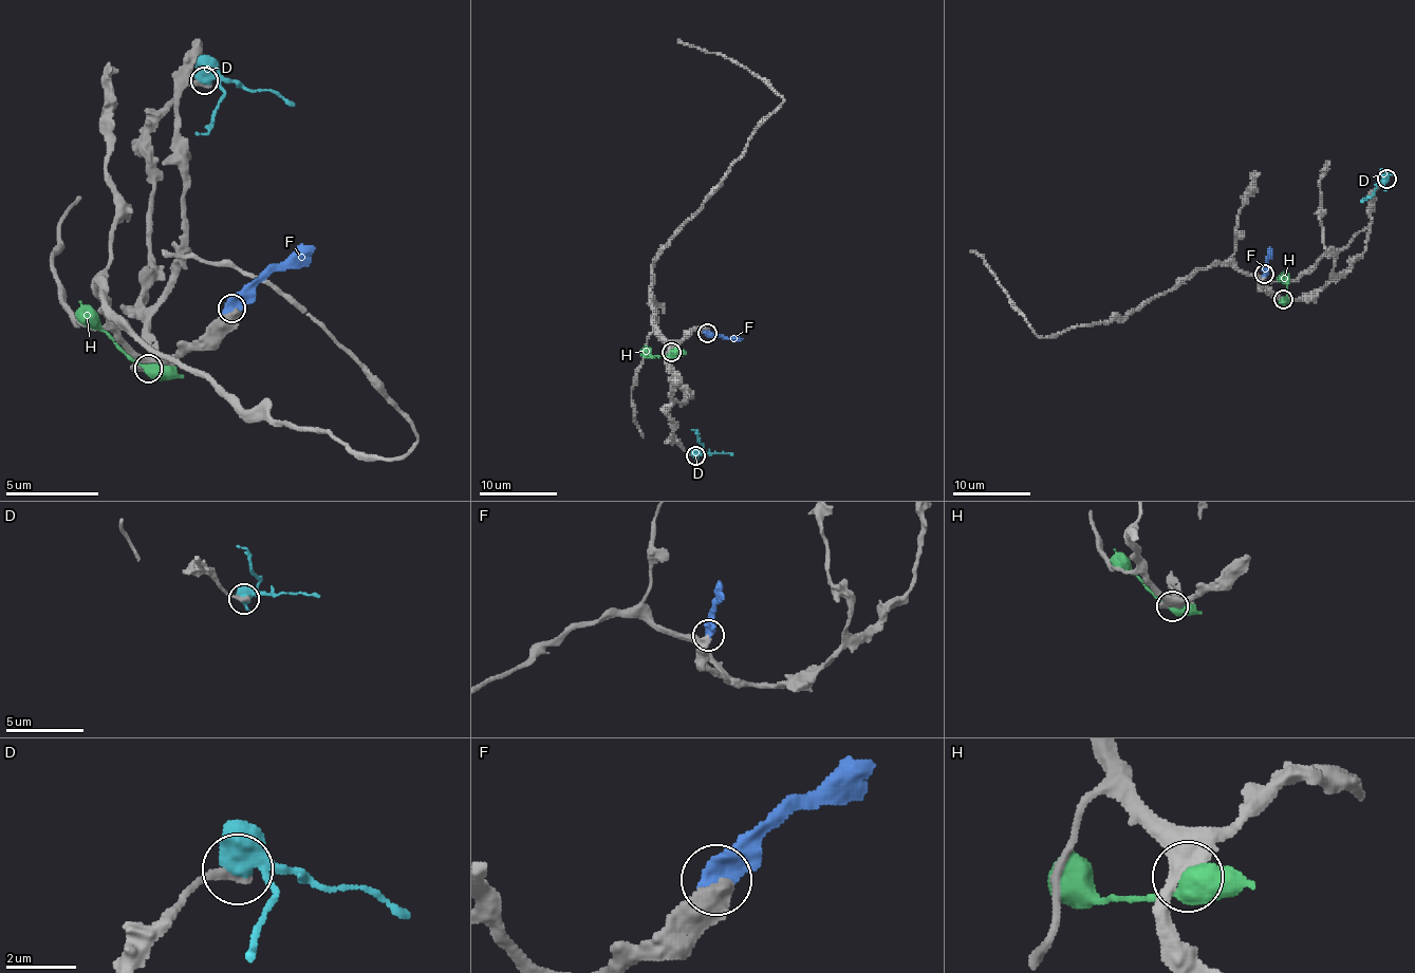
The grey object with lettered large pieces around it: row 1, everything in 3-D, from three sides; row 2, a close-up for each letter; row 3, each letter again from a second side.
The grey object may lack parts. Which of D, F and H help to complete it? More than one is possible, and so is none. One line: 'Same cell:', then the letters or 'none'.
Same cell: F

